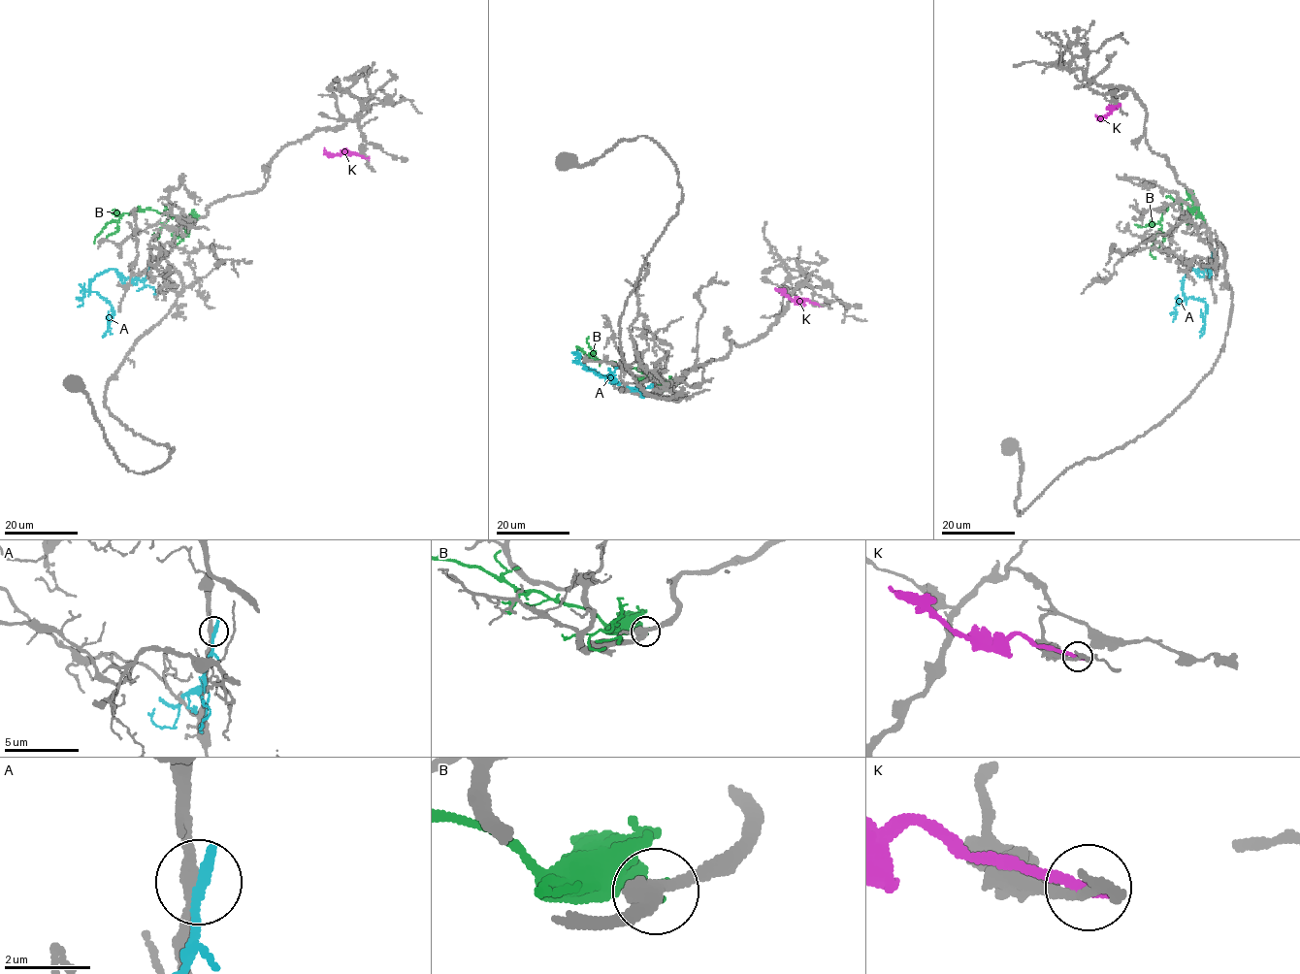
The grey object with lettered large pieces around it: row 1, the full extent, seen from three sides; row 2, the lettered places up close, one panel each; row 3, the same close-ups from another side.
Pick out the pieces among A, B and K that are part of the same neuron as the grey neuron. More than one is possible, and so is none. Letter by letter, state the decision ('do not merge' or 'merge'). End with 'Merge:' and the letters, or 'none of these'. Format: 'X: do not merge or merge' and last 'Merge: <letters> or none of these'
A: do not merge
B: do not merge
K: do not merge
Merge: none of these

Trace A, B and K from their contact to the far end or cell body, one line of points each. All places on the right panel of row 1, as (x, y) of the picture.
A: (1212, 252), (1211, 267), (1203, 272), (1190, 268), (1182, 287), (1187, 299), (1206, 303), (1200, 337)
B: (1193, 193), (1181, 204), (1168, 204), (1161, 212), (1161, 227), (1153, 237), (1151, 252), (1154, 258)
K: (1120, 106), (1110, 108), (1108, 114), (1099, 117), (1095, 114)

